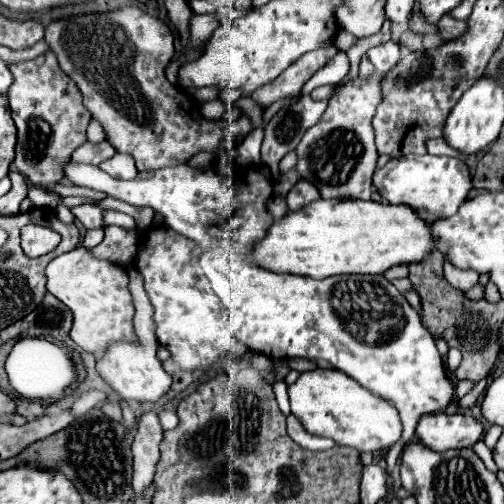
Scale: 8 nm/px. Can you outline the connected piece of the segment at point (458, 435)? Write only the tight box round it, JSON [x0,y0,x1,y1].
[416,415,484,451]

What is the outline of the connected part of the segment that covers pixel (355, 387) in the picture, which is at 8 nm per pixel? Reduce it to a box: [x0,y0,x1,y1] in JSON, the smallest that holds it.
[288,369,402,451]

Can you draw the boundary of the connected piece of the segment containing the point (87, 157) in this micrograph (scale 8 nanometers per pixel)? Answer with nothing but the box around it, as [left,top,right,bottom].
[72,141,116,165]

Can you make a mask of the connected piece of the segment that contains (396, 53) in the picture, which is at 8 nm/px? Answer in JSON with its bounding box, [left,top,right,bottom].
[368,41,400,73]

